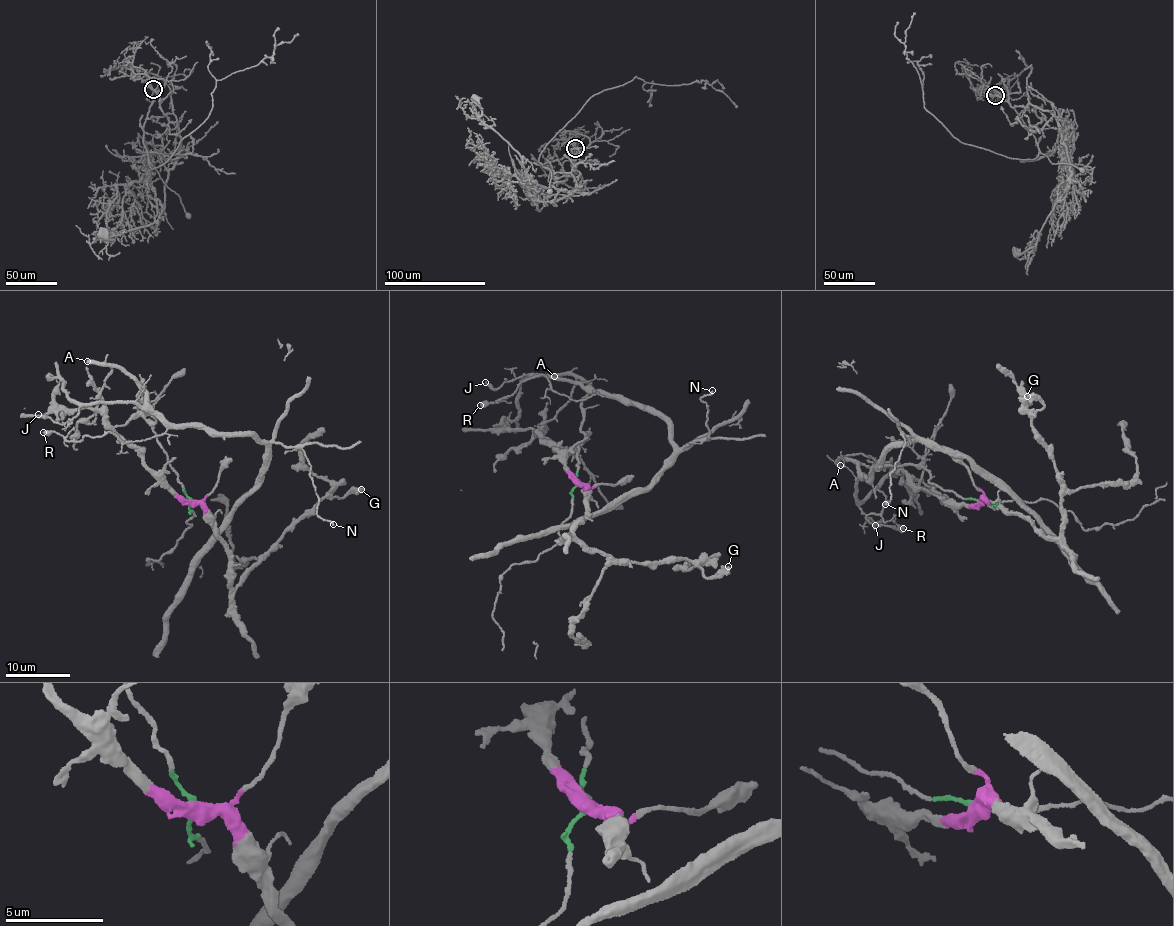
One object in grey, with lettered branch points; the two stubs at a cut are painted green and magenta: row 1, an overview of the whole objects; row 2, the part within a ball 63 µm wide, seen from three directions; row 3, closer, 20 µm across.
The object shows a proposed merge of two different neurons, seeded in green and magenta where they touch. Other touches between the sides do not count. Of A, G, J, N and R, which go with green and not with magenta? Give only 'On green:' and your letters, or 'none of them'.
On green: A, J, N, R

